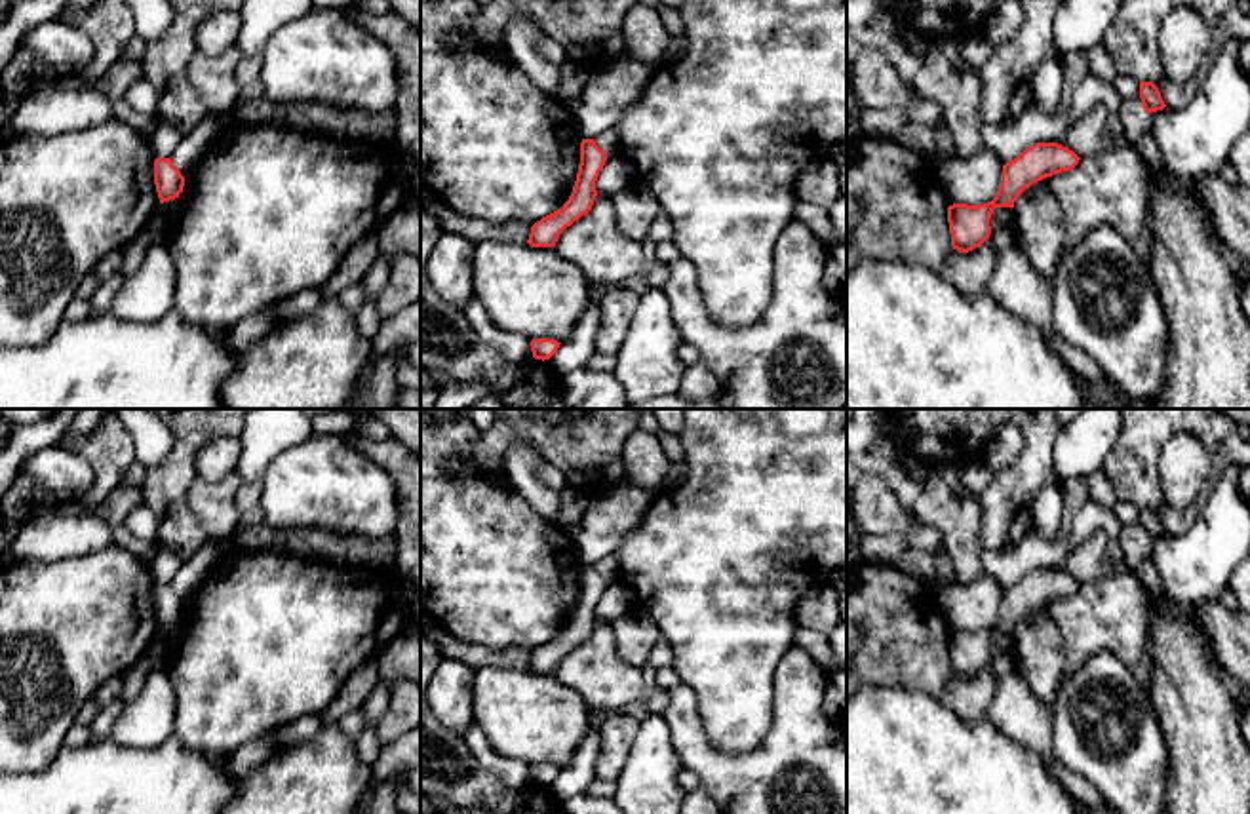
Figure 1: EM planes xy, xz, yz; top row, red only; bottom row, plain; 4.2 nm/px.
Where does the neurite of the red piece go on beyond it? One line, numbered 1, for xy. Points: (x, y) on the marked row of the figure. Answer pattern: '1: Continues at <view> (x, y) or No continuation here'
1: No continuation here

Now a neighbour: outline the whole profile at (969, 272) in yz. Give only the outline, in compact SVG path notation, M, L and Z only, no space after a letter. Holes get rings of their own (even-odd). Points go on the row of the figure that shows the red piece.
M987 238L980 247L968 253L959 253L951 247L944 266L940 268L940 276L961 295L978 297L986 293L995 262L997 251L991 238Z

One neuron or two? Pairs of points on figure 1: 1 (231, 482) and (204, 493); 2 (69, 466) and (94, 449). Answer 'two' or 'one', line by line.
1: one
2: two

